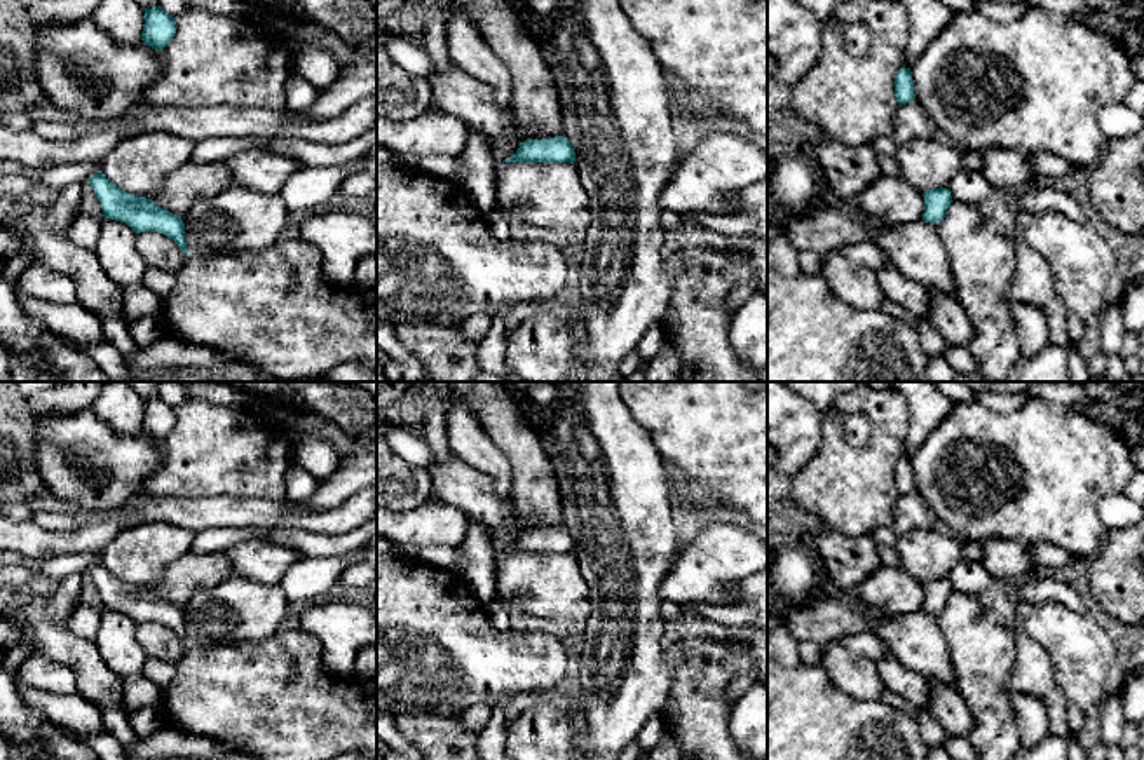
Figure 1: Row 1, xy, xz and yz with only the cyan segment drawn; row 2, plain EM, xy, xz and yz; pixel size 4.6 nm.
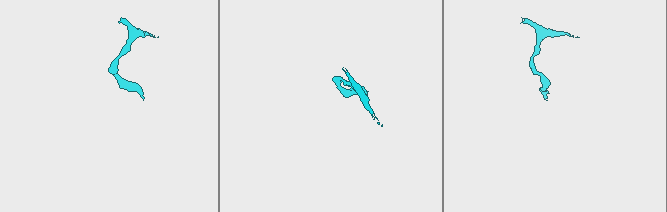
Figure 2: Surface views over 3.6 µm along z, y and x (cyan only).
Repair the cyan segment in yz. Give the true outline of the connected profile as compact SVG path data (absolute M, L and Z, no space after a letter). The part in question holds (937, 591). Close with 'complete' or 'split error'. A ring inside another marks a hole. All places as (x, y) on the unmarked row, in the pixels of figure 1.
M933 579L923 584L924 587L924 603L923 610L931 615L938 615L952 593L949 579Z | complete

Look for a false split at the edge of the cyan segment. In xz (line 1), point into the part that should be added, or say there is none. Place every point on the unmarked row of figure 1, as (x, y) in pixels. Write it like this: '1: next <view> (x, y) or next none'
1: next none

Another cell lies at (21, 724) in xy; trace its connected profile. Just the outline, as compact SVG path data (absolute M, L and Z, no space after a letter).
M0 669L0 736L17 744L40 744L52 760L99 760L73 732L52 723L19 696L12 673Z

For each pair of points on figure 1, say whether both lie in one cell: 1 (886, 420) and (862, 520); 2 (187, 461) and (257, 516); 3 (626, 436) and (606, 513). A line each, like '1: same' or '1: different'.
1: same
2: different
3: same

